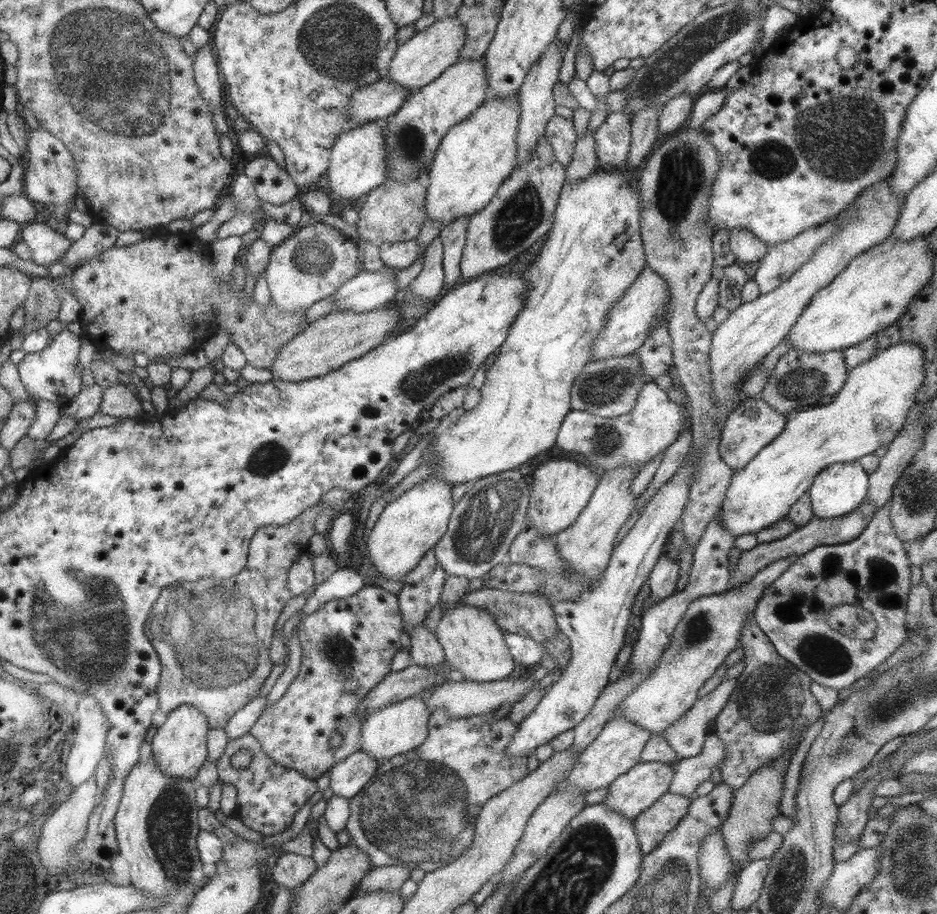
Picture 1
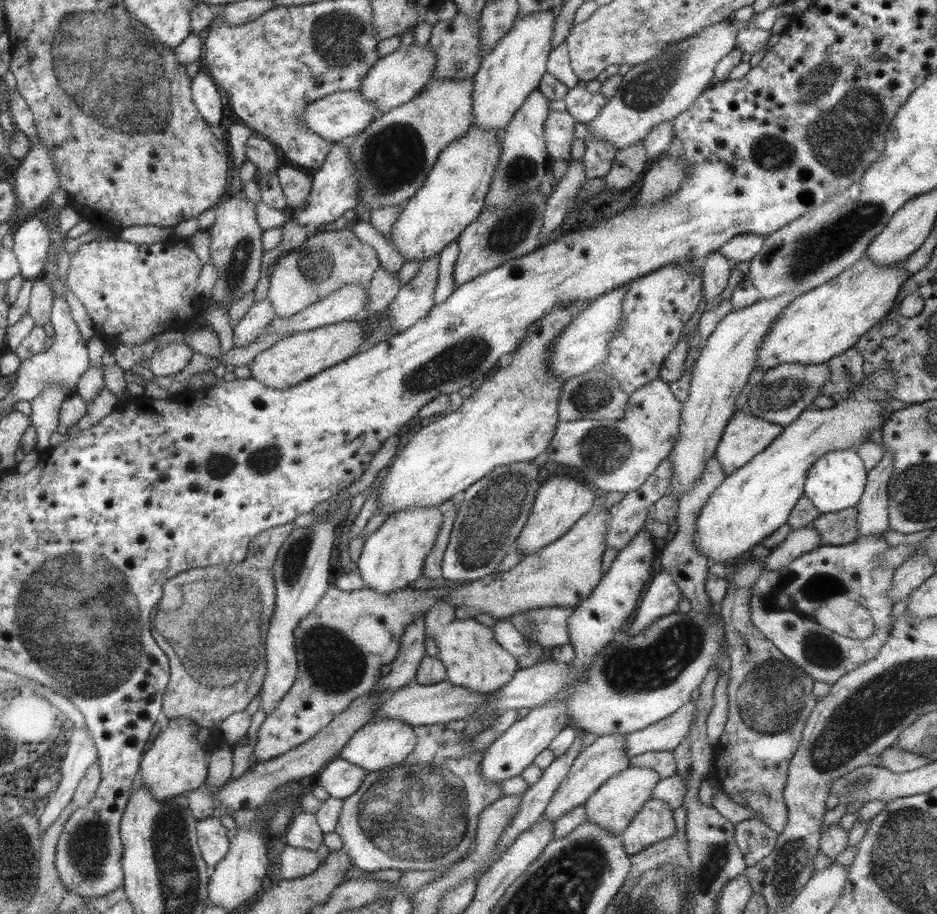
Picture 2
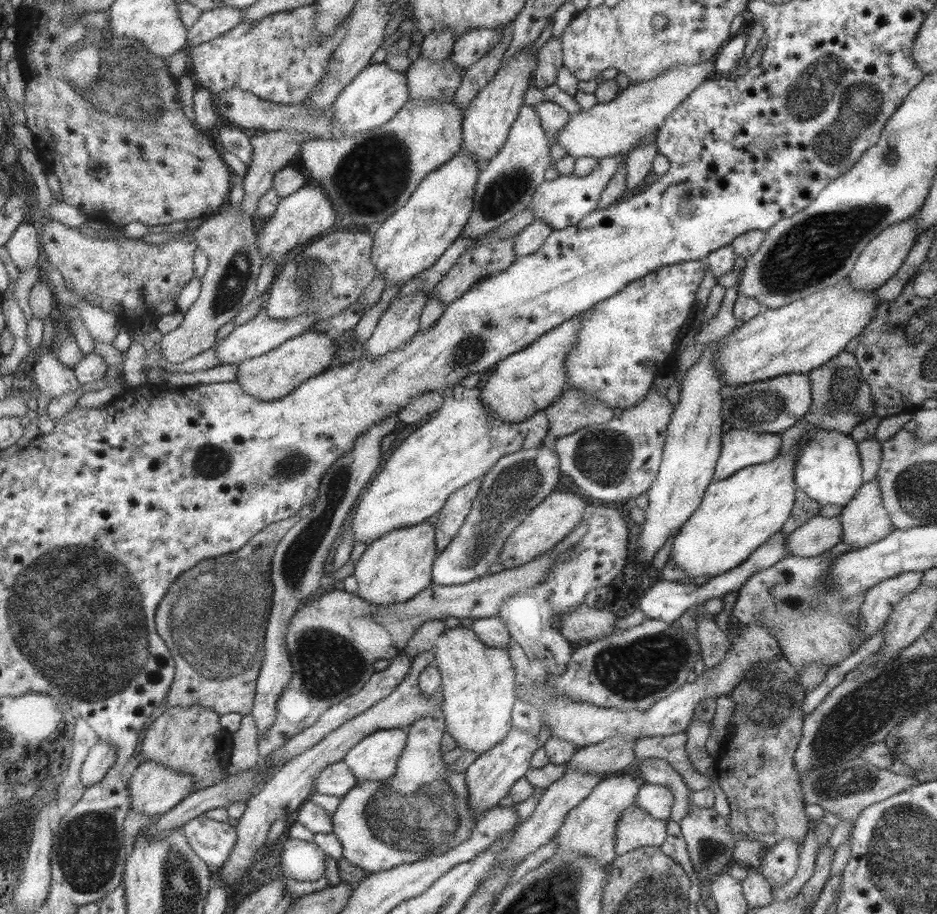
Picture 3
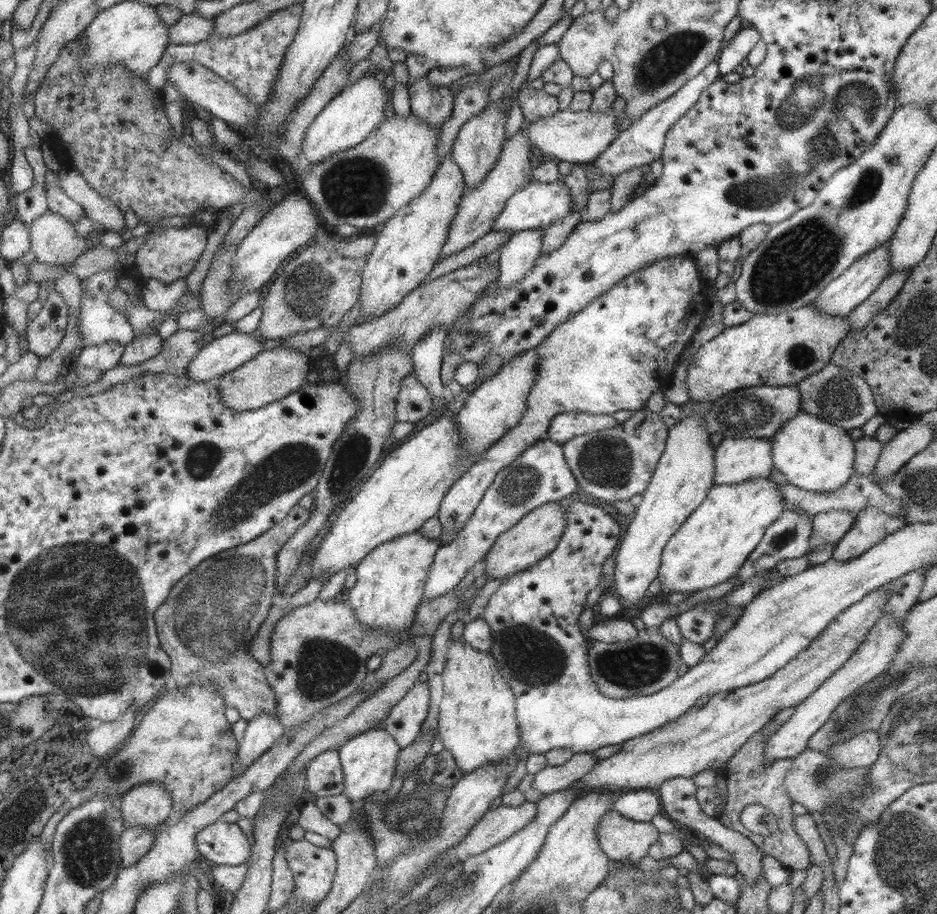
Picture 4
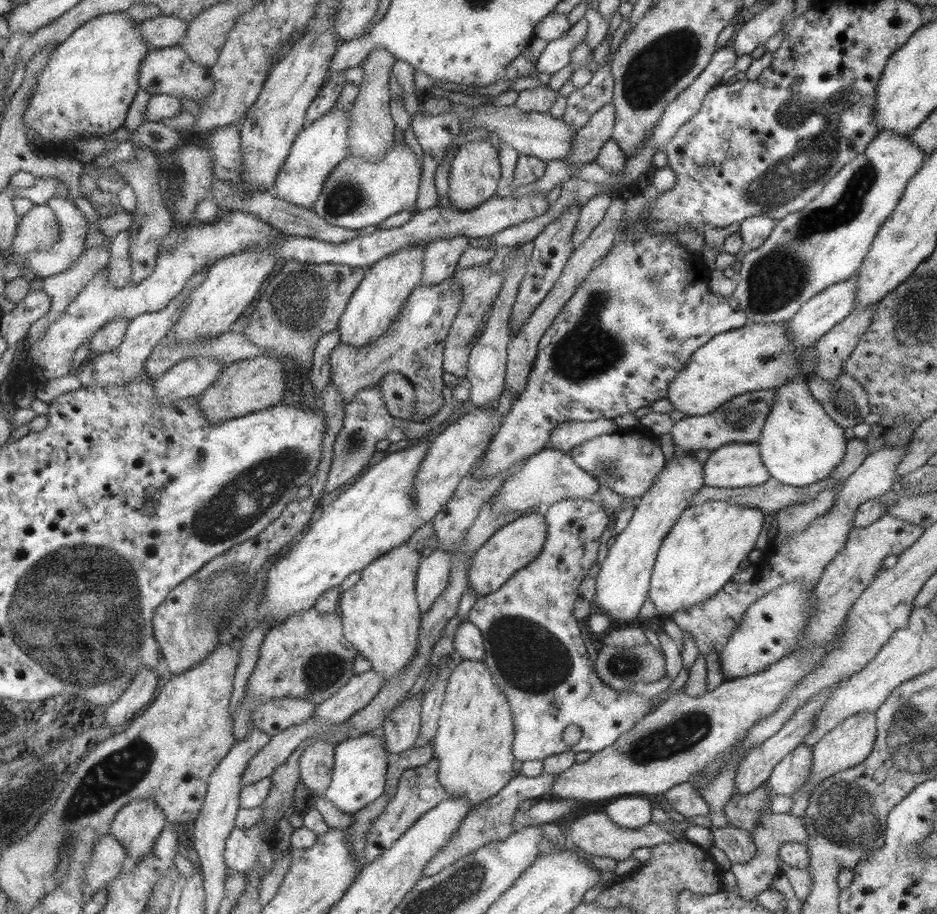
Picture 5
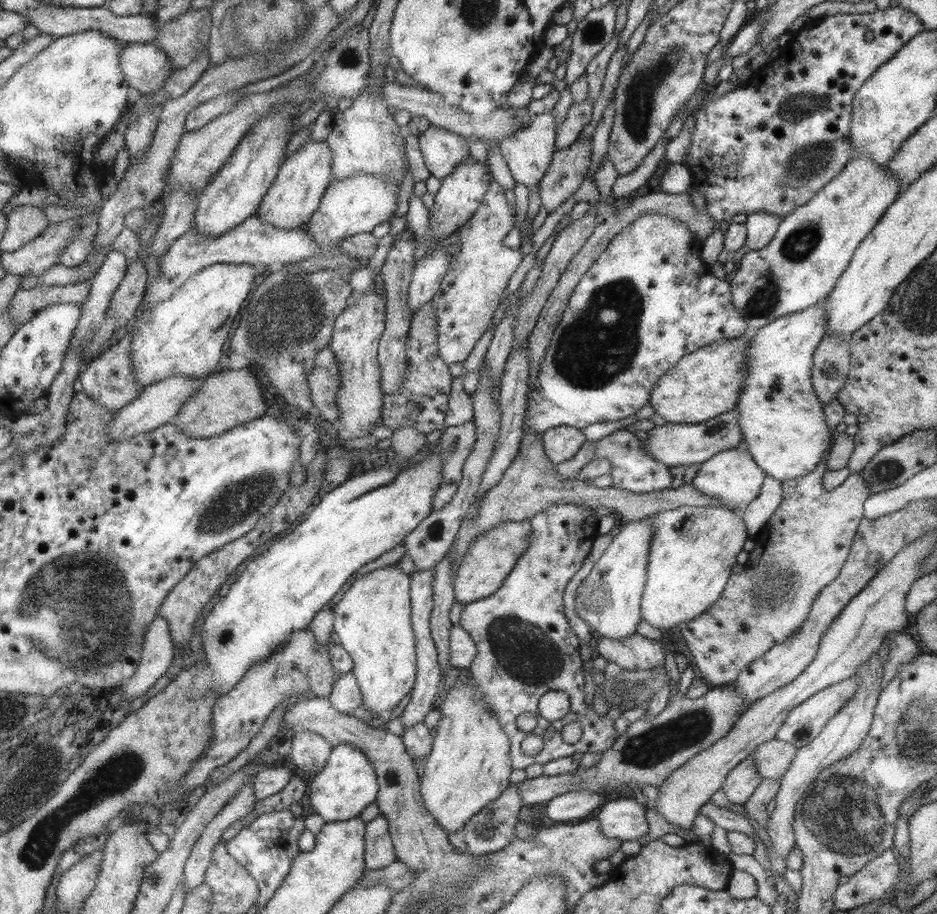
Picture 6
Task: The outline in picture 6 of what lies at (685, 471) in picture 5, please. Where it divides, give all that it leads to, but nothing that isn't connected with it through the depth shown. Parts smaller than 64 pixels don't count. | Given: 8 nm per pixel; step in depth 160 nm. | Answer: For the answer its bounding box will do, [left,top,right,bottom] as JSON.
[574,517,654,640]

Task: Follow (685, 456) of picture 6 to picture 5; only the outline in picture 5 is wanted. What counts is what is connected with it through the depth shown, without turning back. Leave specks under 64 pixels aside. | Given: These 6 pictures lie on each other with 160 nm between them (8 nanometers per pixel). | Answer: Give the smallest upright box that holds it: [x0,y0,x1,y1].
[668,389,775,453]

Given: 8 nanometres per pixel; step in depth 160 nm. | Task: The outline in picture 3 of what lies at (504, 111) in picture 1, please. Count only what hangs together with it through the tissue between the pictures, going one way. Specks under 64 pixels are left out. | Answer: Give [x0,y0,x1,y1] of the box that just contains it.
[371,153,480,286]

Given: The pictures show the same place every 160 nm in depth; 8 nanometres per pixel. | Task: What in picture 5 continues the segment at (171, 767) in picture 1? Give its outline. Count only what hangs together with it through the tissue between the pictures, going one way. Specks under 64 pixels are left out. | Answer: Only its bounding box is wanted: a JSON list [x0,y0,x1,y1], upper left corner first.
[110,799,166,861]

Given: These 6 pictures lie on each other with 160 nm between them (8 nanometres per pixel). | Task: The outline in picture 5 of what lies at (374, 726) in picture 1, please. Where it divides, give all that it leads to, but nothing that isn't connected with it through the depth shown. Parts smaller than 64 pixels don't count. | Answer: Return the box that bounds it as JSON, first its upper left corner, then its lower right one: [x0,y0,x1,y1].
[320,733,388,815]

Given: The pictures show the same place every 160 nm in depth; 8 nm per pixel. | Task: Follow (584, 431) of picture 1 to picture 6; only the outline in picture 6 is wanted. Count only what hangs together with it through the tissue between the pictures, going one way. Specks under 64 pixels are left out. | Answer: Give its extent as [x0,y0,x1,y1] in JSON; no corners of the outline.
[556,428,671,493]

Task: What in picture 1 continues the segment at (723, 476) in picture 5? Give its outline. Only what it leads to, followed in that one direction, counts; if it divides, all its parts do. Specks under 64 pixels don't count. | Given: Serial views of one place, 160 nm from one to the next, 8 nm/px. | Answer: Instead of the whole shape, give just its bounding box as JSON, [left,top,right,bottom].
[718,397,787,471]

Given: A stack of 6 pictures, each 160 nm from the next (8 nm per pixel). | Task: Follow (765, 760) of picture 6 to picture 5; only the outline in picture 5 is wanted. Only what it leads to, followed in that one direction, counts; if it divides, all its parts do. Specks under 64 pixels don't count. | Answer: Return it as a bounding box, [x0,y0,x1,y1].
[767,743,811,796]

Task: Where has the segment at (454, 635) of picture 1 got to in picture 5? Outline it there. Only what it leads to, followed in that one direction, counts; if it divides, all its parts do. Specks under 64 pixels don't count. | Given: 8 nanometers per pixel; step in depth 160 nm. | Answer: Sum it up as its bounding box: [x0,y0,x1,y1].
[432,659,514,806]

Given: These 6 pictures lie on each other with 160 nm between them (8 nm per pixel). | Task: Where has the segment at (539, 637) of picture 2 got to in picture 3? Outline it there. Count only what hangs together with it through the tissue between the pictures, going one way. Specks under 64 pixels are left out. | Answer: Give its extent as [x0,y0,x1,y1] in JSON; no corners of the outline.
[559,604,617,644]

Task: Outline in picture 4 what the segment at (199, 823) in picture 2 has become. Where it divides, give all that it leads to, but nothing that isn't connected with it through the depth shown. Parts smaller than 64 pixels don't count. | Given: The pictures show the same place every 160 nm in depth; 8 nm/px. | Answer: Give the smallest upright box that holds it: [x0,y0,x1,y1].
[194,818,250,866]

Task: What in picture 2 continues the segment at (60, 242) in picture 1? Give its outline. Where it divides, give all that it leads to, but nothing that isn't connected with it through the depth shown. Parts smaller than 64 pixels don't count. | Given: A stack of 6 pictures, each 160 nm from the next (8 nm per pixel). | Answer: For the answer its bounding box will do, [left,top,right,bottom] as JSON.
[11,216,51,281]

